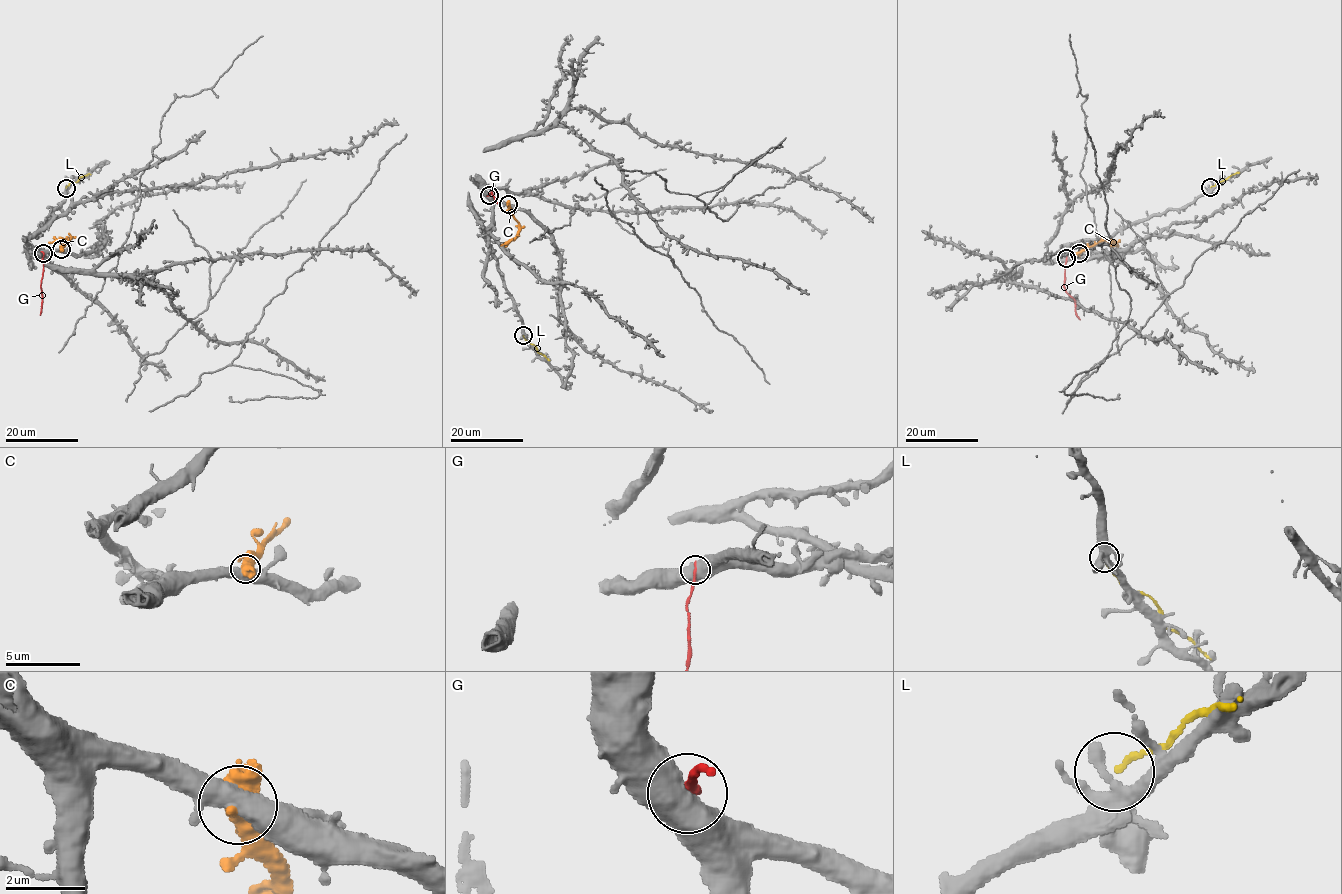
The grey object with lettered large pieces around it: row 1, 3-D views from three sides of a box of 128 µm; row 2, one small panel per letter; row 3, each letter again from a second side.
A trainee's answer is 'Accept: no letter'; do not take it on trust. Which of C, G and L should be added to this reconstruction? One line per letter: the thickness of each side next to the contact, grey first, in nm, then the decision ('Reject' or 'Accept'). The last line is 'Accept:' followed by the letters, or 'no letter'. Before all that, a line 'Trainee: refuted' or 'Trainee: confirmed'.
Trainee: confirmed
C: Thickness 440 nm (grey) against 800 nm. Reject
G: Thickness 800 nm (grey) against 200 nm. Reject
L: Thickness 320 nm (grey) against 130 nm. Reject
Accept: no letter

